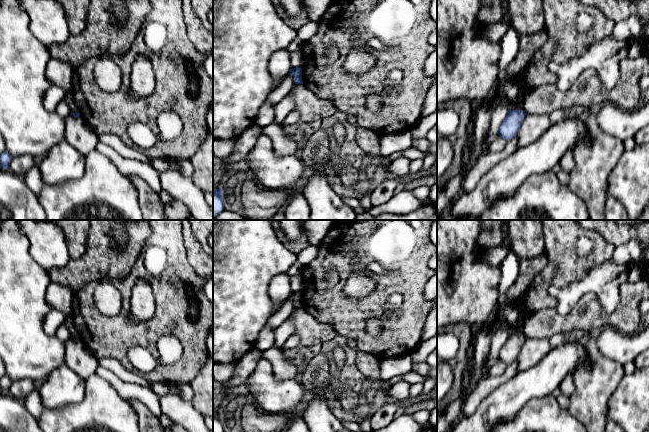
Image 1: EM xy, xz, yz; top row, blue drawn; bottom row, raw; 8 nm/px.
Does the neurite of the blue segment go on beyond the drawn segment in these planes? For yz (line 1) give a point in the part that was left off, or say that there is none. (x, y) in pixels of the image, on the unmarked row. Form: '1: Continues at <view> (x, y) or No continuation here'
1: No continuation here

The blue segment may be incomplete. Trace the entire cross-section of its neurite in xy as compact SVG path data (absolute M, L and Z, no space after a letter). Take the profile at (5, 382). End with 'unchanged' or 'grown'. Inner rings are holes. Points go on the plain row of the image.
M4 375L2 378L0 378L0 387L3 393L9 392L12 382L13 381L7 375Z; unchanged

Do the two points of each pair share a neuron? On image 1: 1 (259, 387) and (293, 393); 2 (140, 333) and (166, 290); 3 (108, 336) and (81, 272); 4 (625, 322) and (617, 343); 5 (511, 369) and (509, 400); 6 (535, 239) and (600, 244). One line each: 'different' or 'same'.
1: same
2: same
3: different
4: different
5: different
6: different

